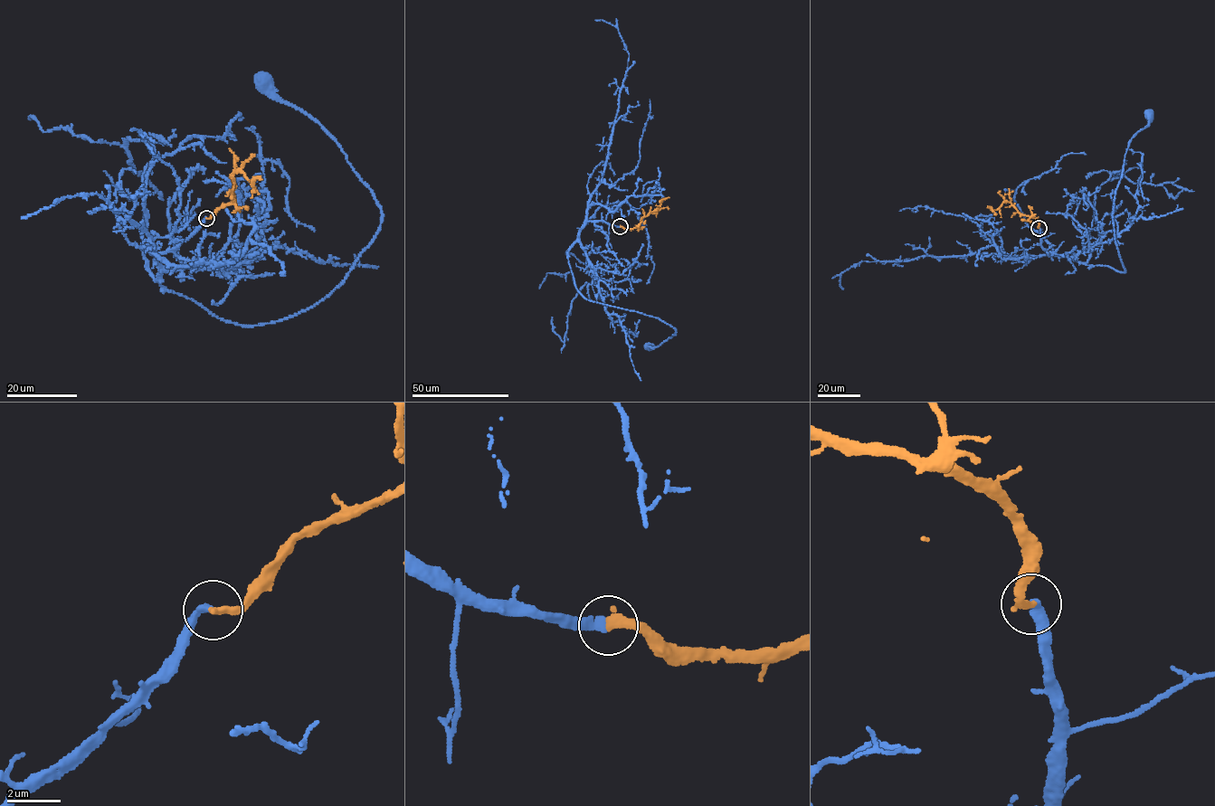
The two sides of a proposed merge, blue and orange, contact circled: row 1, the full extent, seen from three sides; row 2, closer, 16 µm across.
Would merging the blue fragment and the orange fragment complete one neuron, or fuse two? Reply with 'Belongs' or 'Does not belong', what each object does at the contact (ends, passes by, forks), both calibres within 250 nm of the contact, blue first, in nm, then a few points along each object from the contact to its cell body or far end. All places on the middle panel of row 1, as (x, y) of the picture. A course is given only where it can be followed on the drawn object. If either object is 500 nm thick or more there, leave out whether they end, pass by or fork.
Belongs. At the ring blue ends. At the ring orange ends. Thickness 340 nm (blue) against 320 nm. Course of blue: (620, 226), (588, 222), (568, 251), (568, 264), (587, 299), (674, 327), (671, 337), (649, 346). Course of orange: (620, 226), (638, 226), (640, 220), (655, 211), (668, 197)

